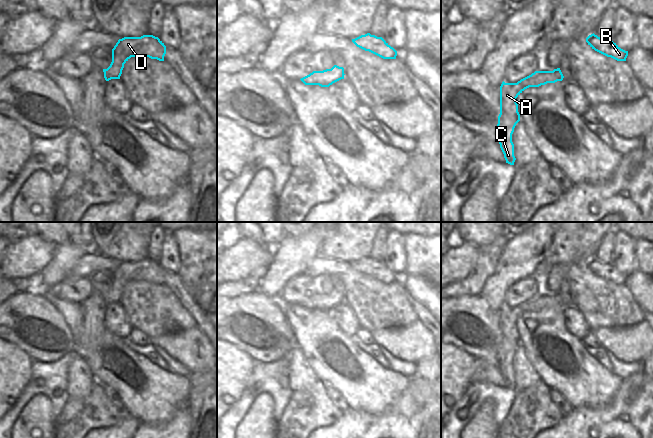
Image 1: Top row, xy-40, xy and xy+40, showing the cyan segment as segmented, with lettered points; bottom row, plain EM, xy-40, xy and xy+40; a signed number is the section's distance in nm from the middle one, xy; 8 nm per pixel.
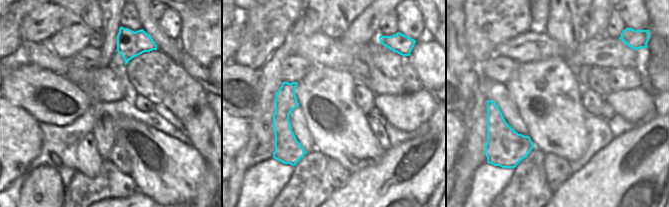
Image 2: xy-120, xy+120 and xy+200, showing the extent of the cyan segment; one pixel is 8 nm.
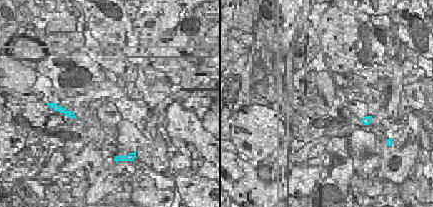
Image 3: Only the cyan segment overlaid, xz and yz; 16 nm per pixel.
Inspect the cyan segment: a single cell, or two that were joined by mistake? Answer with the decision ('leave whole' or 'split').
leave whole

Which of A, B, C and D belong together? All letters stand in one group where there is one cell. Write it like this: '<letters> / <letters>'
A B C D

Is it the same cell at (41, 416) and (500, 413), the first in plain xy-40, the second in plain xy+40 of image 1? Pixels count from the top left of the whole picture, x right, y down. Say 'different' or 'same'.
different

